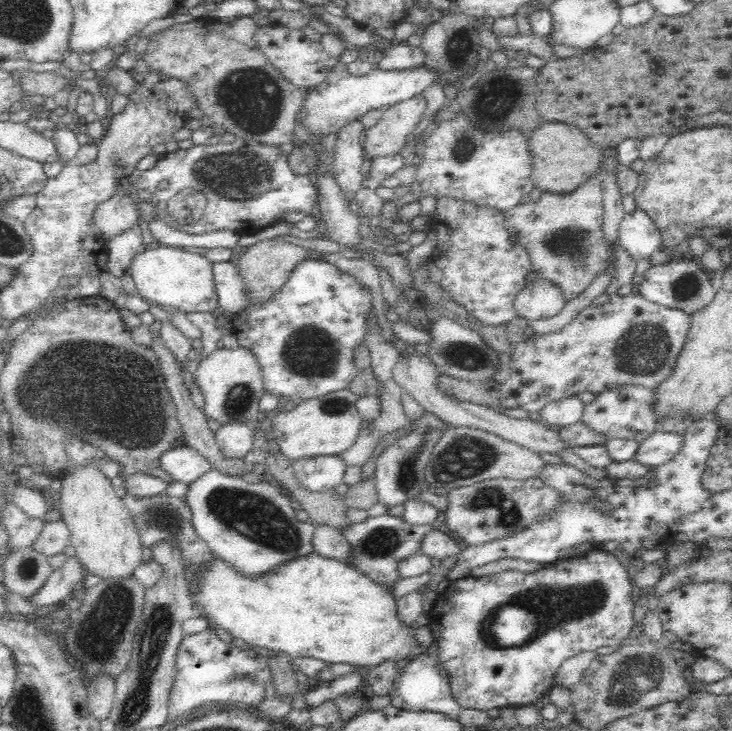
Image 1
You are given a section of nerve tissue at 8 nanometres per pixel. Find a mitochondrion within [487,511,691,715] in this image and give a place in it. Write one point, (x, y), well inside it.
(635, 677)

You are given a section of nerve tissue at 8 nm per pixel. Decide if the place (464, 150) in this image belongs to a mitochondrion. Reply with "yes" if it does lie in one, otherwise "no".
yes

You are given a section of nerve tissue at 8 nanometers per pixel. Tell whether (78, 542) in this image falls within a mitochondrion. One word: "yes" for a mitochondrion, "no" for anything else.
no

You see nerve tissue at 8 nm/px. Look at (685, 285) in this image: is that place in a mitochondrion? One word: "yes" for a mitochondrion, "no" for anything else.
yes

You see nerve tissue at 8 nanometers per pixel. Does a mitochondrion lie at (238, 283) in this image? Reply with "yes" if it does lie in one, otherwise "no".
no

